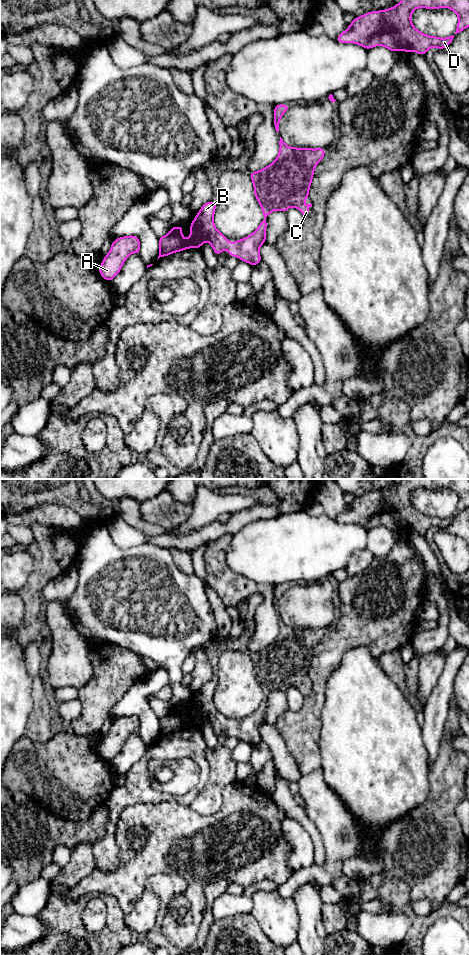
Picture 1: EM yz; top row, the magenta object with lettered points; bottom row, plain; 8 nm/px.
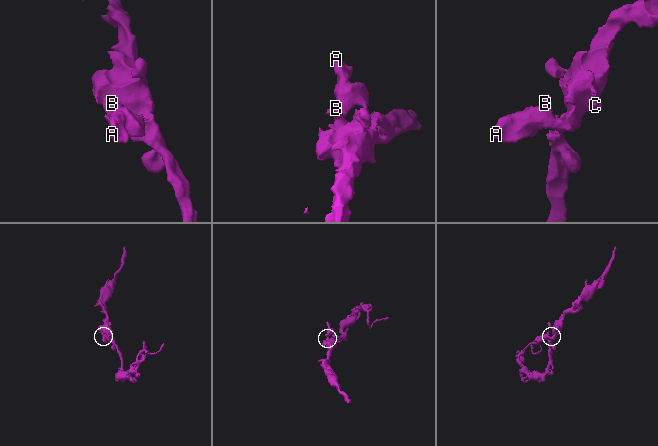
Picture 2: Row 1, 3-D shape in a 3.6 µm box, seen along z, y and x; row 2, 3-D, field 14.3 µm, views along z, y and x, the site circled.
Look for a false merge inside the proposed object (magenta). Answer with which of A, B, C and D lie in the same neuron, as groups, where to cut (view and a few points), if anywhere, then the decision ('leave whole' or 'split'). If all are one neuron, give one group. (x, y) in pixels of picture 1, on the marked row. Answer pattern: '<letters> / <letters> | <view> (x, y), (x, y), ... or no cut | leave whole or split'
A B C D | no cut | leave whole

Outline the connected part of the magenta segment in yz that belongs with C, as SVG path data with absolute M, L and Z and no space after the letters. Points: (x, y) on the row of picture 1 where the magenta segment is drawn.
M280 137L280 150L276 160L267 167L250 173L254 186L254 195L259 202L264 219L249 236L233 243L220 233L214 225L216 203L205 203L196 214L190 226L190 238L182 236L183 226L174 227L165 236L159 237L159 256L189 248L200 249L208 241L217 256L226 249L230 257L238 257L252 266L260 263L260 246L266 242L267 216L276 210L286 212L289 207L296 207L305 217L312 204L304 204L309 196L309 189L316 165L325 155L325 148L289 147Z

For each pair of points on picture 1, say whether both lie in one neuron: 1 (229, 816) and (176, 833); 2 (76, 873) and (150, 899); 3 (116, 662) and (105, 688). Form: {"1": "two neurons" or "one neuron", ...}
{"1": "one neuron", "2": "two neurons", "3": "one neuron"}

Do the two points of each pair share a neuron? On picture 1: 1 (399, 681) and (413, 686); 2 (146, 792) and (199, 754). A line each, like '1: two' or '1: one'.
1: two
2: one

